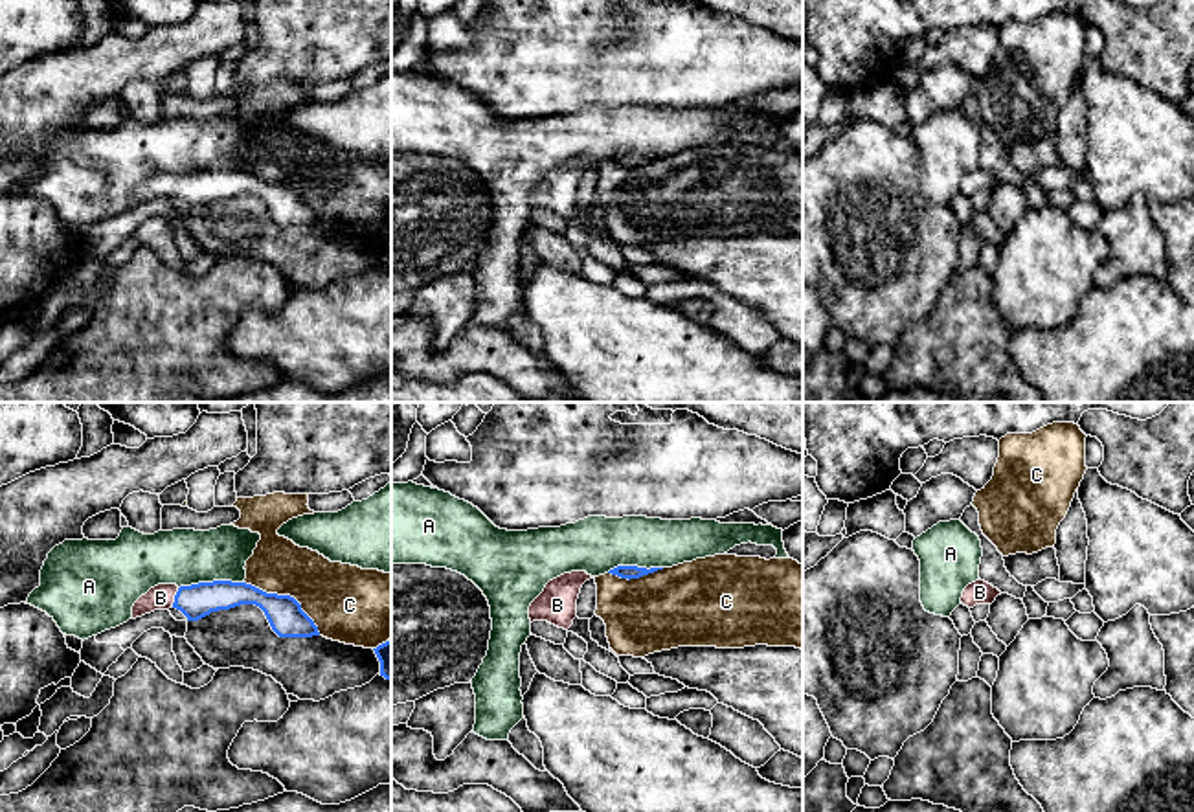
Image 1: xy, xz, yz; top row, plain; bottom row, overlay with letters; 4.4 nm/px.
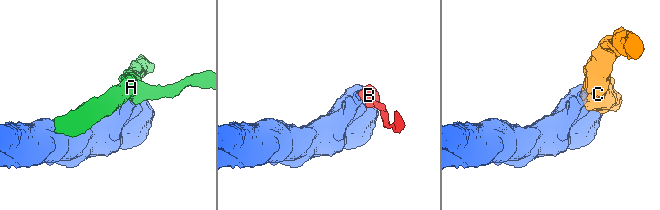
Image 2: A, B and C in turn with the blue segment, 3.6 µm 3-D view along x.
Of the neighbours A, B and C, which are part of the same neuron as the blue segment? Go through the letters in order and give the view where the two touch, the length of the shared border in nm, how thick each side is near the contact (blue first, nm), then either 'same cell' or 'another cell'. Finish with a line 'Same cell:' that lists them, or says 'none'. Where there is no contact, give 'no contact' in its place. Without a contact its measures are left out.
A: xy | 280 nm | 150/240 nm | another cell
B: xy | 90 nm | 150/110 nm | same cell
C: xy | 400 nm | 160/320 nm | another cell
Same cell: B

